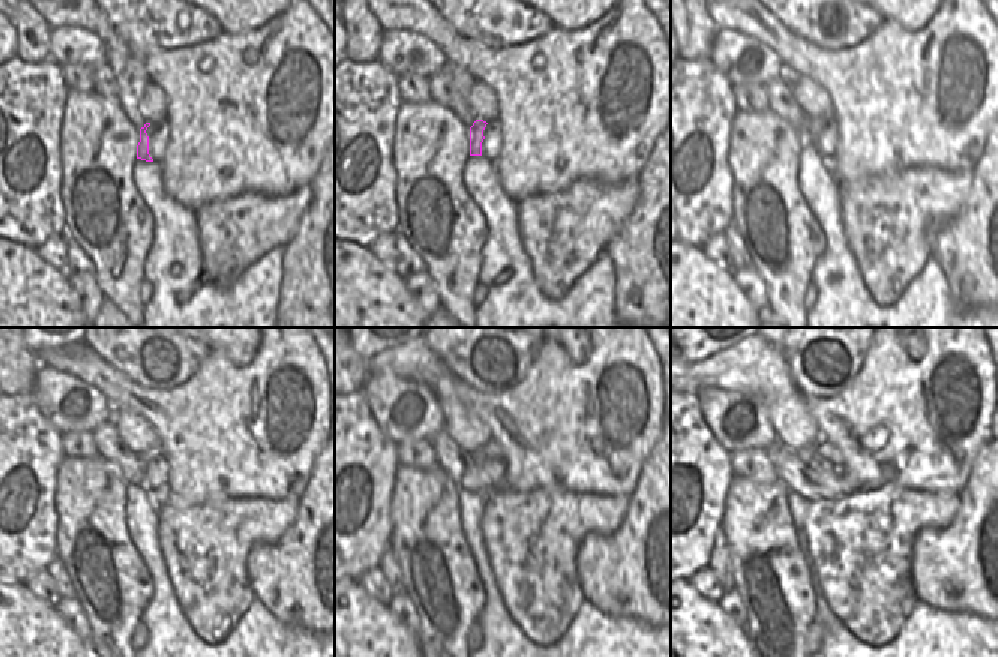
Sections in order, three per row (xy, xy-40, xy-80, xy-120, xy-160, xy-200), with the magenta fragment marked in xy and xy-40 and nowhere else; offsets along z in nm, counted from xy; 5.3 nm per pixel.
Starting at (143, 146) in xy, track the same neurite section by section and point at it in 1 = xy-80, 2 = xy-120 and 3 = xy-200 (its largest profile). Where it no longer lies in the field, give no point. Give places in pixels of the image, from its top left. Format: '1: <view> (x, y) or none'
1: xy-80 (814, 125)
2: xy-120 (155, 452)
3: xy-200 (826, 449)

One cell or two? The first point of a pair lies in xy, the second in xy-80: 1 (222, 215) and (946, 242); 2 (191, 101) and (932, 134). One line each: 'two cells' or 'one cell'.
1: two cells
2: one cell

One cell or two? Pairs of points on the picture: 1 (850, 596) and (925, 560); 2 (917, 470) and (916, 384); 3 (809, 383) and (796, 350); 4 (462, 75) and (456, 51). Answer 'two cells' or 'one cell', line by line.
1: two cells
2: one cell
3: one cell
4: two cells

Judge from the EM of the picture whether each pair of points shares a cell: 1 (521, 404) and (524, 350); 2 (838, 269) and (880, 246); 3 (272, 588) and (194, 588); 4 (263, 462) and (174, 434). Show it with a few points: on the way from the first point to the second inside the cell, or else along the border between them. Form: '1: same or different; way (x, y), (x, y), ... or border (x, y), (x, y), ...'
1: different; border (539, 344), (529, 369), (512, 386), (492, 393)
2: different; border (842, 227), (847, 246), (869, 293)
3: different; border (246, 554), (246, 579), (255, 597)
4: same; way (240, 440), (234, 434), (197, 434)

